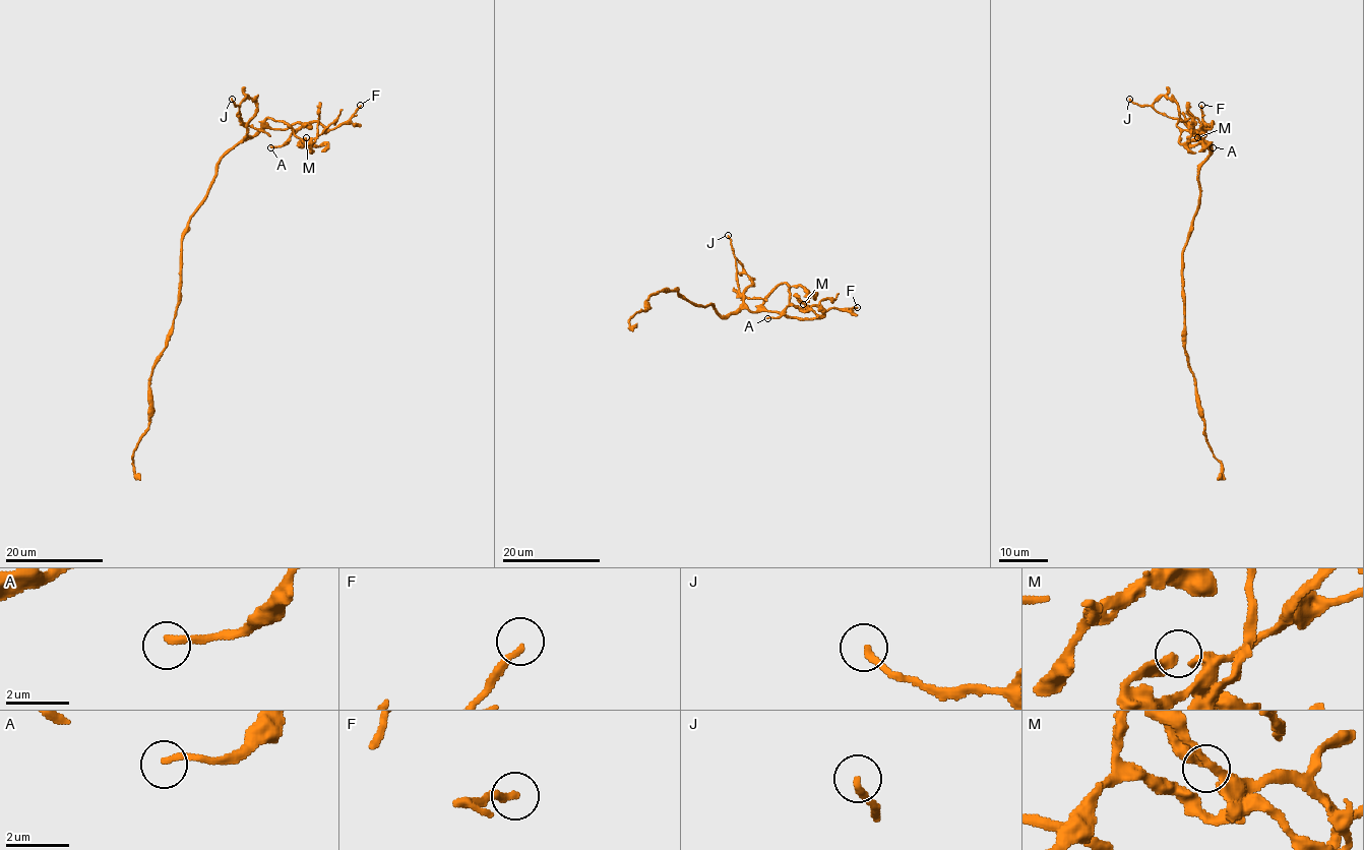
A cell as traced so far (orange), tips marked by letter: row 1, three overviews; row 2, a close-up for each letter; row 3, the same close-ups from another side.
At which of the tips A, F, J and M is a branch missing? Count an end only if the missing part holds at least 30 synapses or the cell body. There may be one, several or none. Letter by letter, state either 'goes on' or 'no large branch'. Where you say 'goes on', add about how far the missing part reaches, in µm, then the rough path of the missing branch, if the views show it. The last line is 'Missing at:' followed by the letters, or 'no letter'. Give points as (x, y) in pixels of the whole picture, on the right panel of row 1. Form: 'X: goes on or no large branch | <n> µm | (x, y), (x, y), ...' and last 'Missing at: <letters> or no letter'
A: no large branch
F: goes on | 20 µm | (1201, 105), (1194, 89), (1185, 86), (1179, 94), (1173, 94), (1159, 80), (1157, 71)
J: no large branch
M: no large branch
Missing at: F

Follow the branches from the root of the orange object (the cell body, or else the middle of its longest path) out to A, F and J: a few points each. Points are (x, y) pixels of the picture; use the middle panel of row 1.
A: (682, 296), (729, 316), (741, 309), (756, 311), (785, 283), (788, 306), (767, 318)
F: (682, 296), (693, 304), (711, 305), (722, 316), (749, 309), (817, 318), (832, 307), (857, 307)
J: (682, 296), (693, 304), (711, 305), (722, 316), (729, 316), (743, 303), (728, 235)

